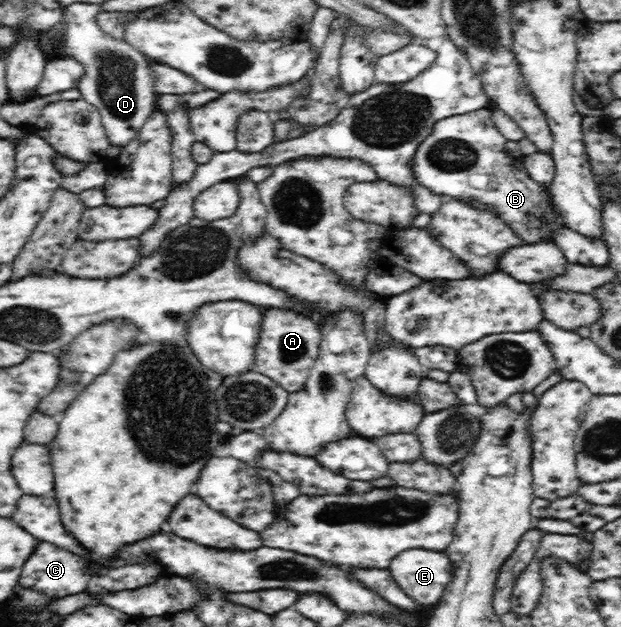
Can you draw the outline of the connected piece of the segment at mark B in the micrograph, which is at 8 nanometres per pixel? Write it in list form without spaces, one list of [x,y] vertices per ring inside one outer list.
[[[491,107],[443,118],[442,121],[437,122],[429,137],[423,139],[417,147],[415,158],[411,160],[411,173],[420,185],[428,188],[432,193],[465,202],[473,200],[489,205],[490,208],[487,210],[501,217],[526,244],[549,243],[546,222],[552,221],[556,214],[552,212],[553,200],[548,198],[548,185],[539,184],[529,176],[524,168],[524,155],[516,141],[508,141],[495,127]]]

